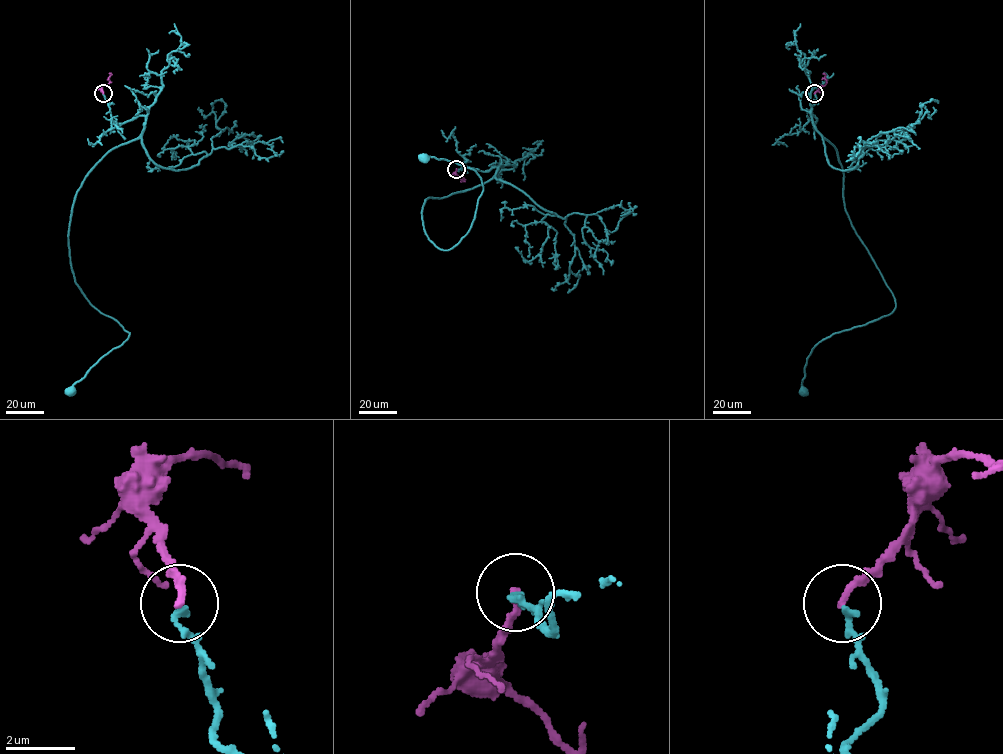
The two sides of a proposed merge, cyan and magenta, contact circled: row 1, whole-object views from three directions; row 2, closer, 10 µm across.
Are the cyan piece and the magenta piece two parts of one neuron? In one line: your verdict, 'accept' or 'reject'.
reject

